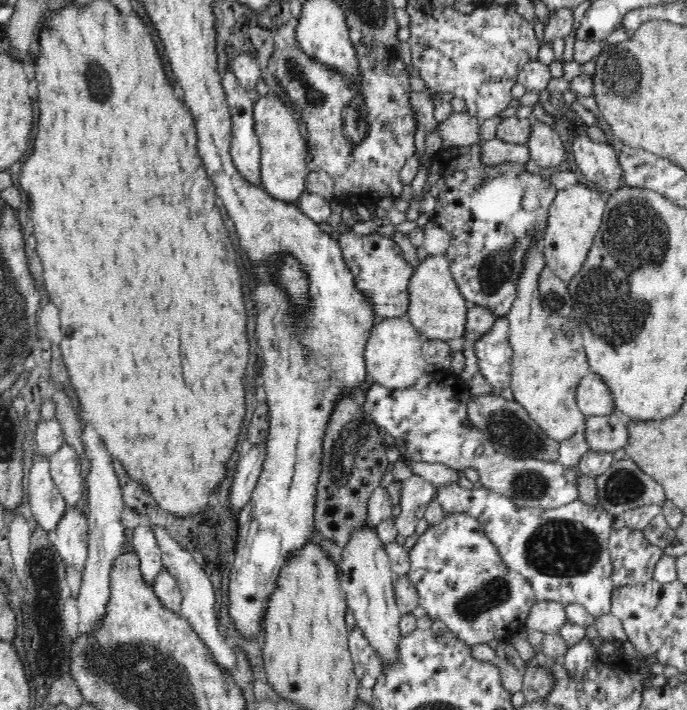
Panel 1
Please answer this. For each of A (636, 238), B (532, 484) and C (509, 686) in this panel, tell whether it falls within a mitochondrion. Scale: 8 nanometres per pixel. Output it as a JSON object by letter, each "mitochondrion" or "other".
{"A":"mitochondrion","B":"mitochondrion","C":"other"}

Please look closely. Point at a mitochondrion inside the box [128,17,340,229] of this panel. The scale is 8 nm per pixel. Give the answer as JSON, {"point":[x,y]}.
{"point":[293,71]}

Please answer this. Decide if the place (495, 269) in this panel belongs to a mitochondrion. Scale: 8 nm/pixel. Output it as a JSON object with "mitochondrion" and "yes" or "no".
{"mitochondrion":"yes"}

